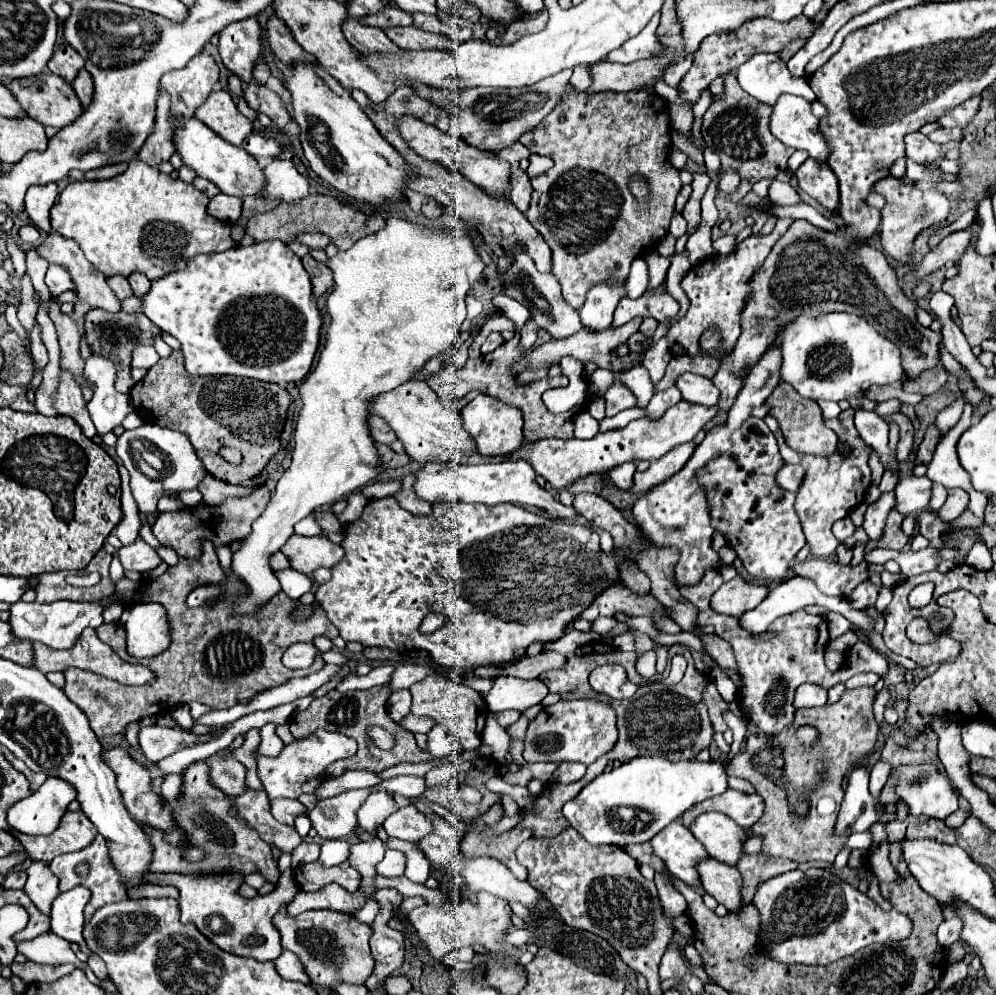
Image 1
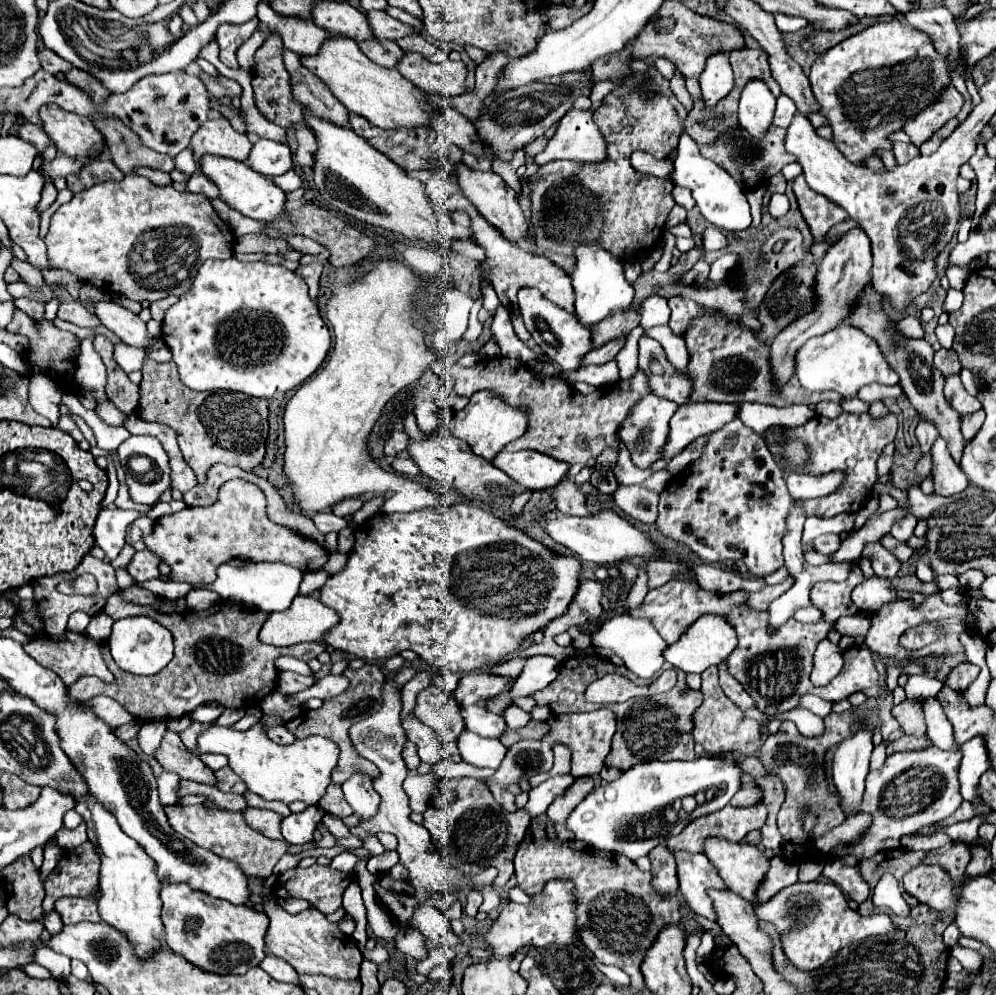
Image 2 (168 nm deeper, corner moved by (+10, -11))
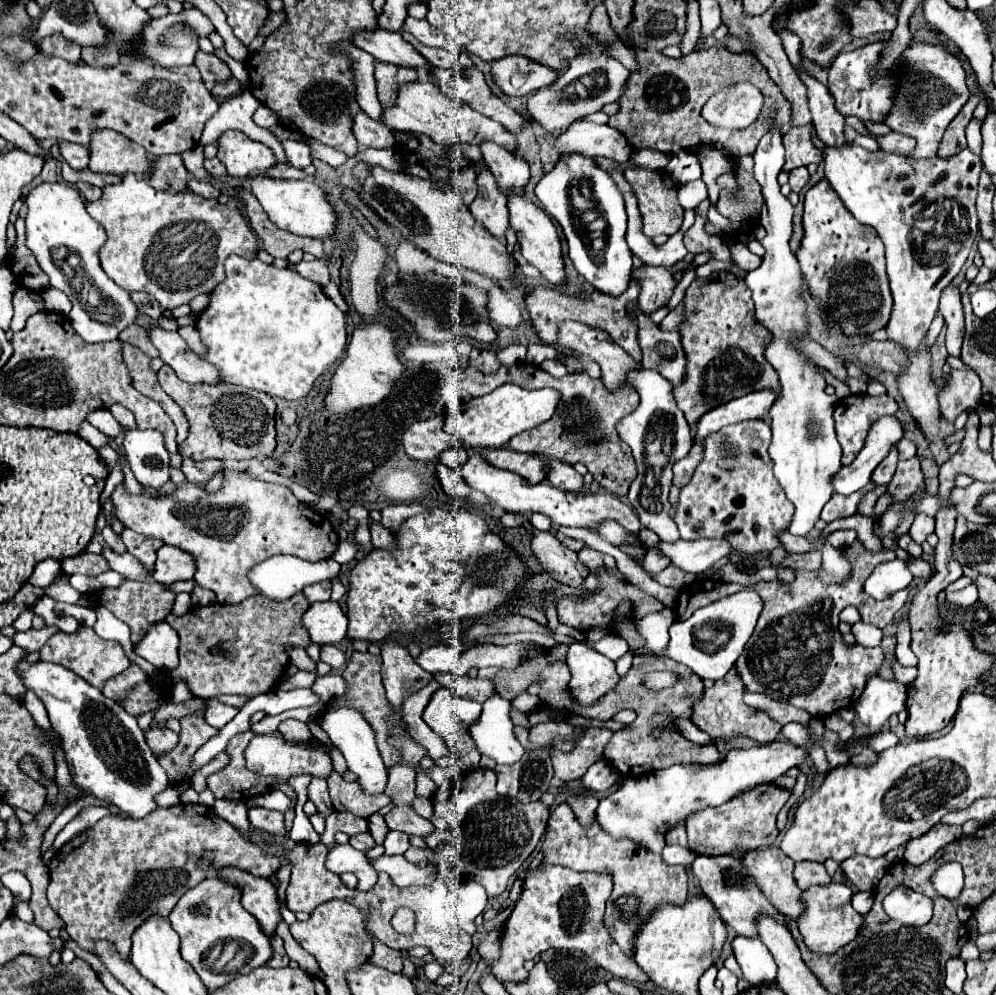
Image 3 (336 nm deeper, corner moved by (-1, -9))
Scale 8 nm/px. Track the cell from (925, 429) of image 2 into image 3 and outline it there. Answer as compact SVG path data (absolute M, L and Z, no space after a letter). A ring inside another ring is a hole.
M952 370L948 386L938 394L940 414L944 422L952 424L964 410L976 408L980 404L980 378L972 370Z

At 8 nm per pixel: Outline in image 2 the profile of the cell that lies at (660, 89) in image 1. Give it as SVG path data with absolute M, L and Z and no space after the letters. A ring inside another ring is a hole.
M598 81L595 82L594 87L592 89L590 100L592 102L592 112L595 112L599 106L602 105L603 98L616 87L621 86L619 82L613 81Z

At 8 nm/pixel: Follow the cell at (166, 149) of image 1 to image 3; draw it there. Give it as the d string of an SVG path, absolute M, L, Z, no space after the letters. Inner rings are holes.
M188 180L190 184L190 190L194 192L194 194L200 194L200 196L206 196L206 198L216 198L218 194L220 194L220 190L216 190L216 188L212 188L210 184L206 184L206 182L198 182L198 180Z

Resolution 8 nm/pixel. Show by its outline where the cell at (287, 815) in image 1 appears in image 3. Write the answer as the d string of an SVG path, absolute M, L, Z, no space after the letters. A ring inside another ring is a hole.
M250 808L248 810L250 824L270 832L274 836L286 836L286 826L284 826L284 814L278 810L268 810L268 808Z

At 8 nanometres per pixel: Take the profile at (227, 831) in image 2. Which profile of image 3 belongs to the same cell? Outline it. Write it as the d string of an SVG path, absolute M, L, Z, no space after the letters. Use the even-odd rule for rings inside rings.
M176 804L170 808L158 808L148 818L134 820L134 818L118 818L118 816L104 816L96 826L78 834L68 844L64 844L58 854L50 860L50 886L48 886L48 902L54 912L64 920L68 936L84 950L92 948L92 940L102 938L114 942L116 950L122 958L128 958L130 950L130 936L148 914L166 914L184 894L184 890L196 886L200 880L206 878L206 872L200 870L196 864L184 864L184 854L208 858L218 866L236 866L254 876L270 878L278 872L286 848L278 842L254 844L242 836L238 828L222 820L214 814L212 808L202 804Z

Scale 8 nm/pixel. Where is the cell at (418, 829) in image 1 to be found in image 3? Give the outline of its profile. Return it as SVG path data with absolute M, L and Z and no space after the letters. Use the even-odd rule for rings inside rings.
M388 832L384 840L386 854L404 854L410 846L410 834L406 832Z

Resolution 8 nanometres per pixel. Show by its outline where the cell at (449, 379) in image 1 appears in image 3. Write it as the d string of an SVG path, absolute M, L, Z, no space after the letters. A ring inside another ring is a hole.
M522 362L522 364L512 364L512 366L500 366L496 374L484 376L480 368L468 366L460 374L462 388L468 390L470 396L484 396L492 392L496 386L504 382L518 384L522 388L554 388L560 392L560 416L554 416L552 428L536 428L526 432L526 440L512 440L510 448L518 452L536 452L544 454L548 458L556 458L566 464L584 464L590 474L594 474L596 482L602 484L604 488L612 490L618 496L628 494L630 484L636 478L636 464L632 458L632 452L624 442L620 442L620 436L616 434L616 422L624 416L630 414L636 408L638 394L632 386L618 388L610 392L602 380L592 380L586 372L574 372L566 374L562 378L552 378L548 372L544 372L540 366Z

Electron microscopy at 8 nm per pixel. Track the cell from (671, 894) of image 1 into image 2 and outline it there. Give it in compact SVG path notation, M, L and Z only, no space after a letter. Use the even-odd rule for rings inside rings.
M659 844L657 848L653 848L653 852L649 852L649 858L653 862L653 868L651 868L653 888L661 896L667 896L669 892L677 892L679 880L677 880L677 864L675 864L673 852L665 844Z

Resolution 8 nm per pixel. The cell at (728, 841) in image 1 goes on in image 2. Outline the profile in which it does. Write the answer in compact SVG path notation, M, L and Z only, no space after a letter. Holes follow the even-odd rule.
M721 838L705 840L705 856L715 864L729 890L759 906L757 888L769 870L769 858L755 844L731 844Z

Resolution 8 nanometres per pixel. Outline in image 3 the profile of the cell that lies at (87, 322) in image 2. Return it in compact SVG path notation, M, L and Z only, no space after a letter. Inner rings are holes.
M52 288L50 292L42 294L42 298L46 302L46 310L58 312L58 314L64 314L64 316L70 312L70 298L64 292L60 292L60 290Z

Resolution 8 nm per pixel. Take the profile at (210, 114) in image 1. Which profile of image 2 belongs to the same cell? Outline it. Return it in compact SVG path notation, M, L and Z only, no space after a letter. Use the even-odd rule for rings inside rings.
M227 118L207 120L193 136L191 148L195 152L195 162L201 162L205 154L233 158L233 160L247 160L253 144L245 134L239 134Z

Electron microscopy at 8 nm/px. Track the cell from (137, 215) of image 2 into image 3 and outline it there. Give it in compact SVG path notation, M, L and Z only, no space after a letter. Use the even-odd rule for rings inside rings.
M126 174L120 184L102 188L102 196L94 202L86 202L86 210L94 220L100 222L108 236L104 246L98 250L102 270L128 292L138 290L152 294L164 310L188 304L192 296L210 292L212 286L224 278L224 260L230 254L254 259L256 252L256 236L236 210L230 210L228 206L218 204L218 200L198 196L190 190L176 194L168 190L156 190L136 174Z

